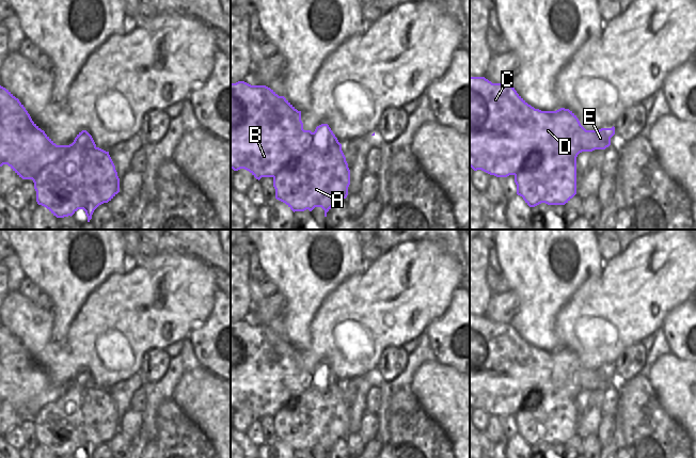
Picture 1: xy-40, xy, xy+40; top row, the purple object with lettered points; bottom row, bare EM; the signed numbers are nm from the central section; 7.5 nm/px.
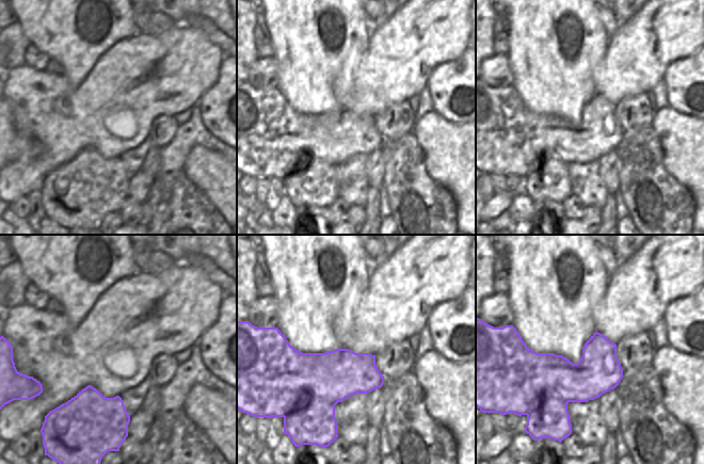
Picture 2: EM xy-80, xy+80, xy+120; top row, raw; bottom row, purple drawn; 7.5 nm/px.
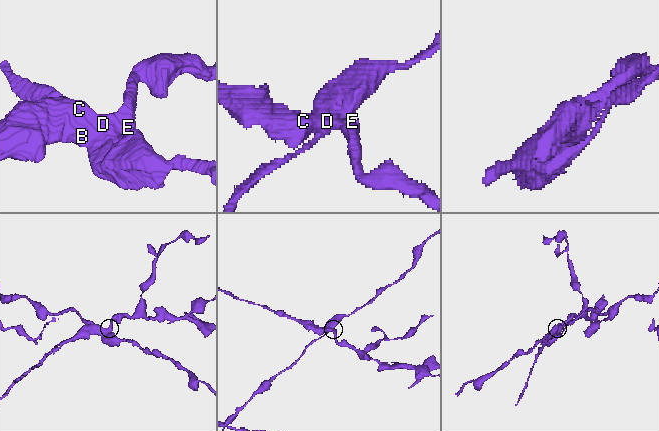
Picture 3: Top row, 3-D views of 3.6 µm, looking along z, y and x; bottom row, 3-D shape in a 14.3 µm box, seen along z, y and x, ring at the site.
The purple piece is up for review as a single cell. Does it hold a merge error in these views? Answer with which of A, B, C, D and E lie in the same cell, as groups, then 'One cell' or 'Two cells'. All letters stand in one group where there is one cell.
Groups: A / B C D E. Two cells

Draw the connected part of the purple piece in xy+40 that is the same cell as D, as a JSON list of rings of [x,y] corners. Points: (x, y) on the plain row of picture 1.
[[[470,316],[470,406],[496,416],[516,414],[525,407],[526,397],[537,397],[545,389],[575,389],[592,391],[611,384],[615,366],[586,369],[569,348],[541,350],[528,344],[510,322],[492,322],[485,316]]]

